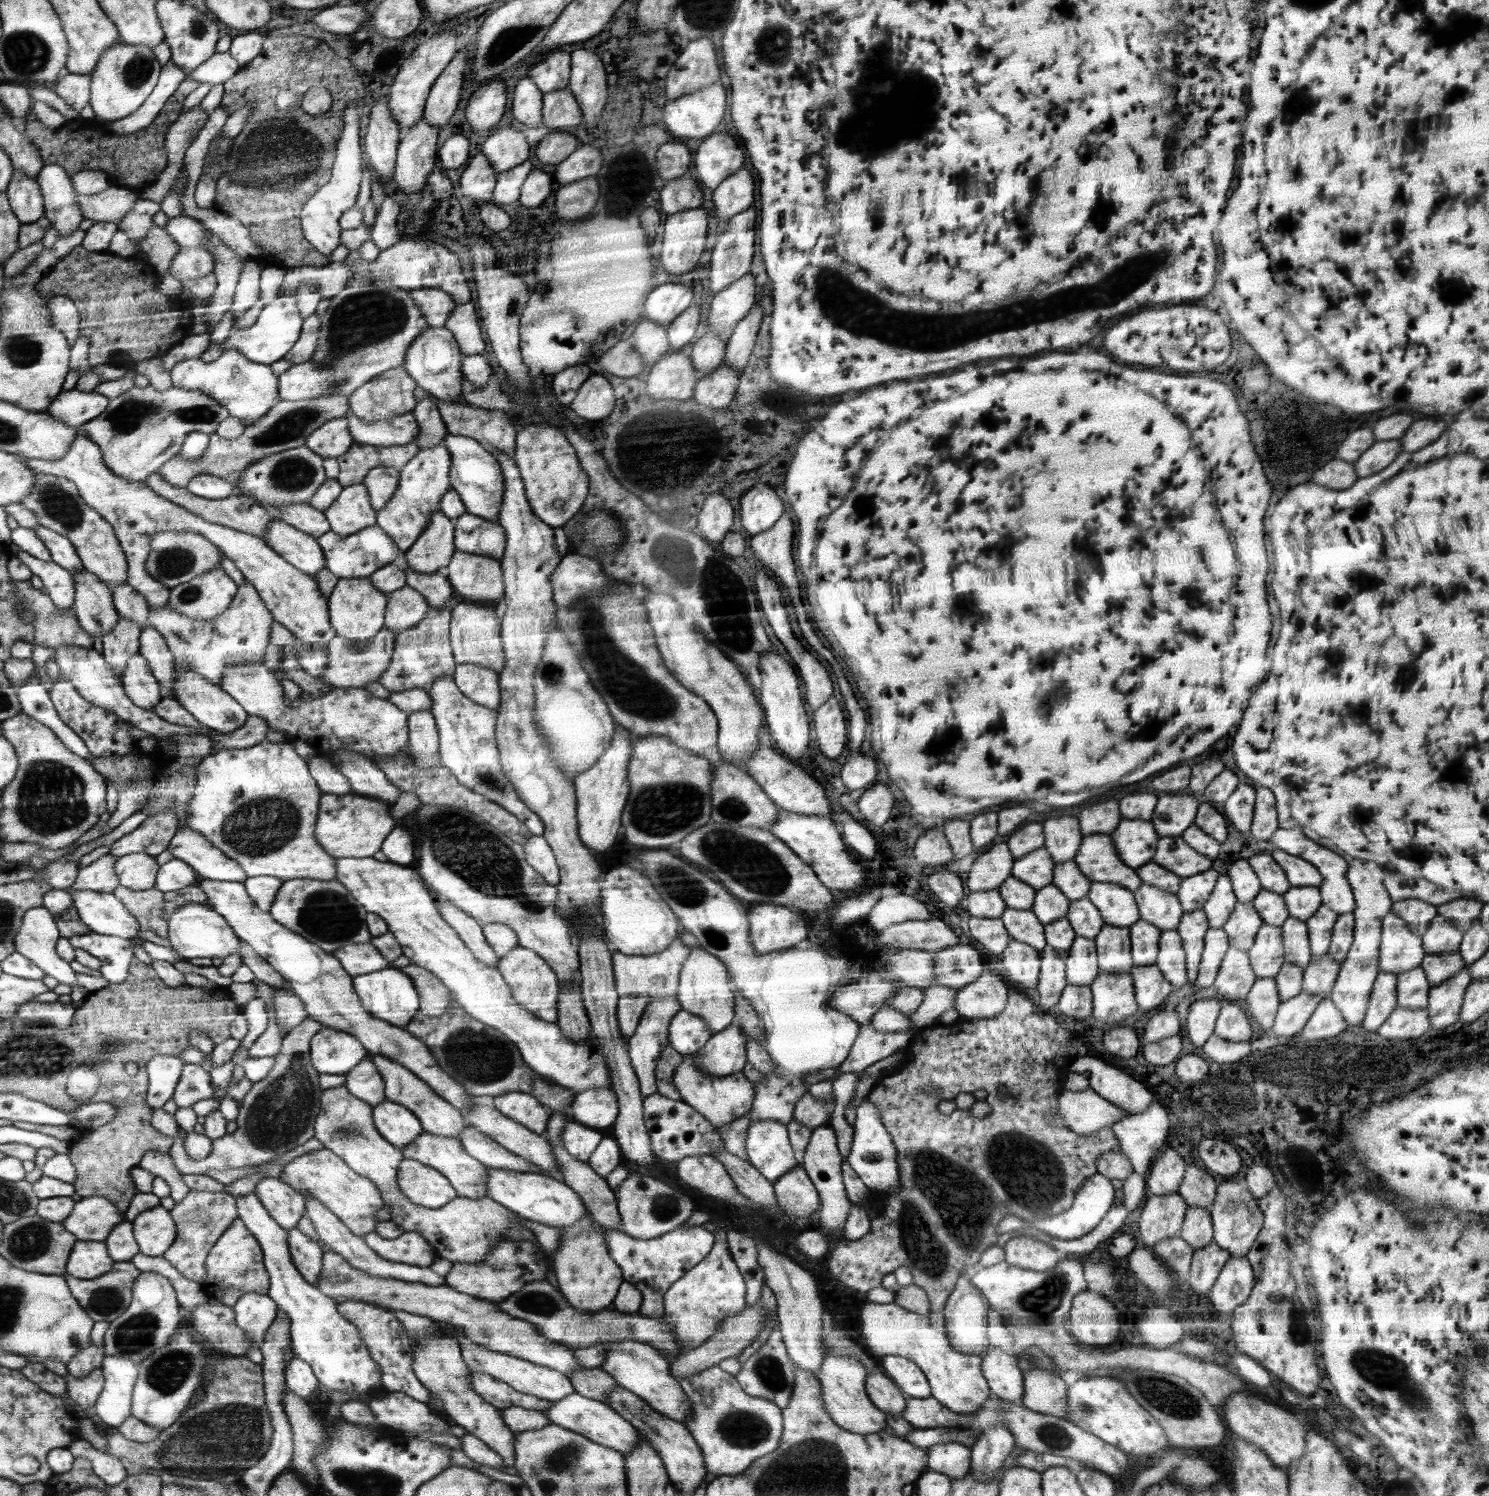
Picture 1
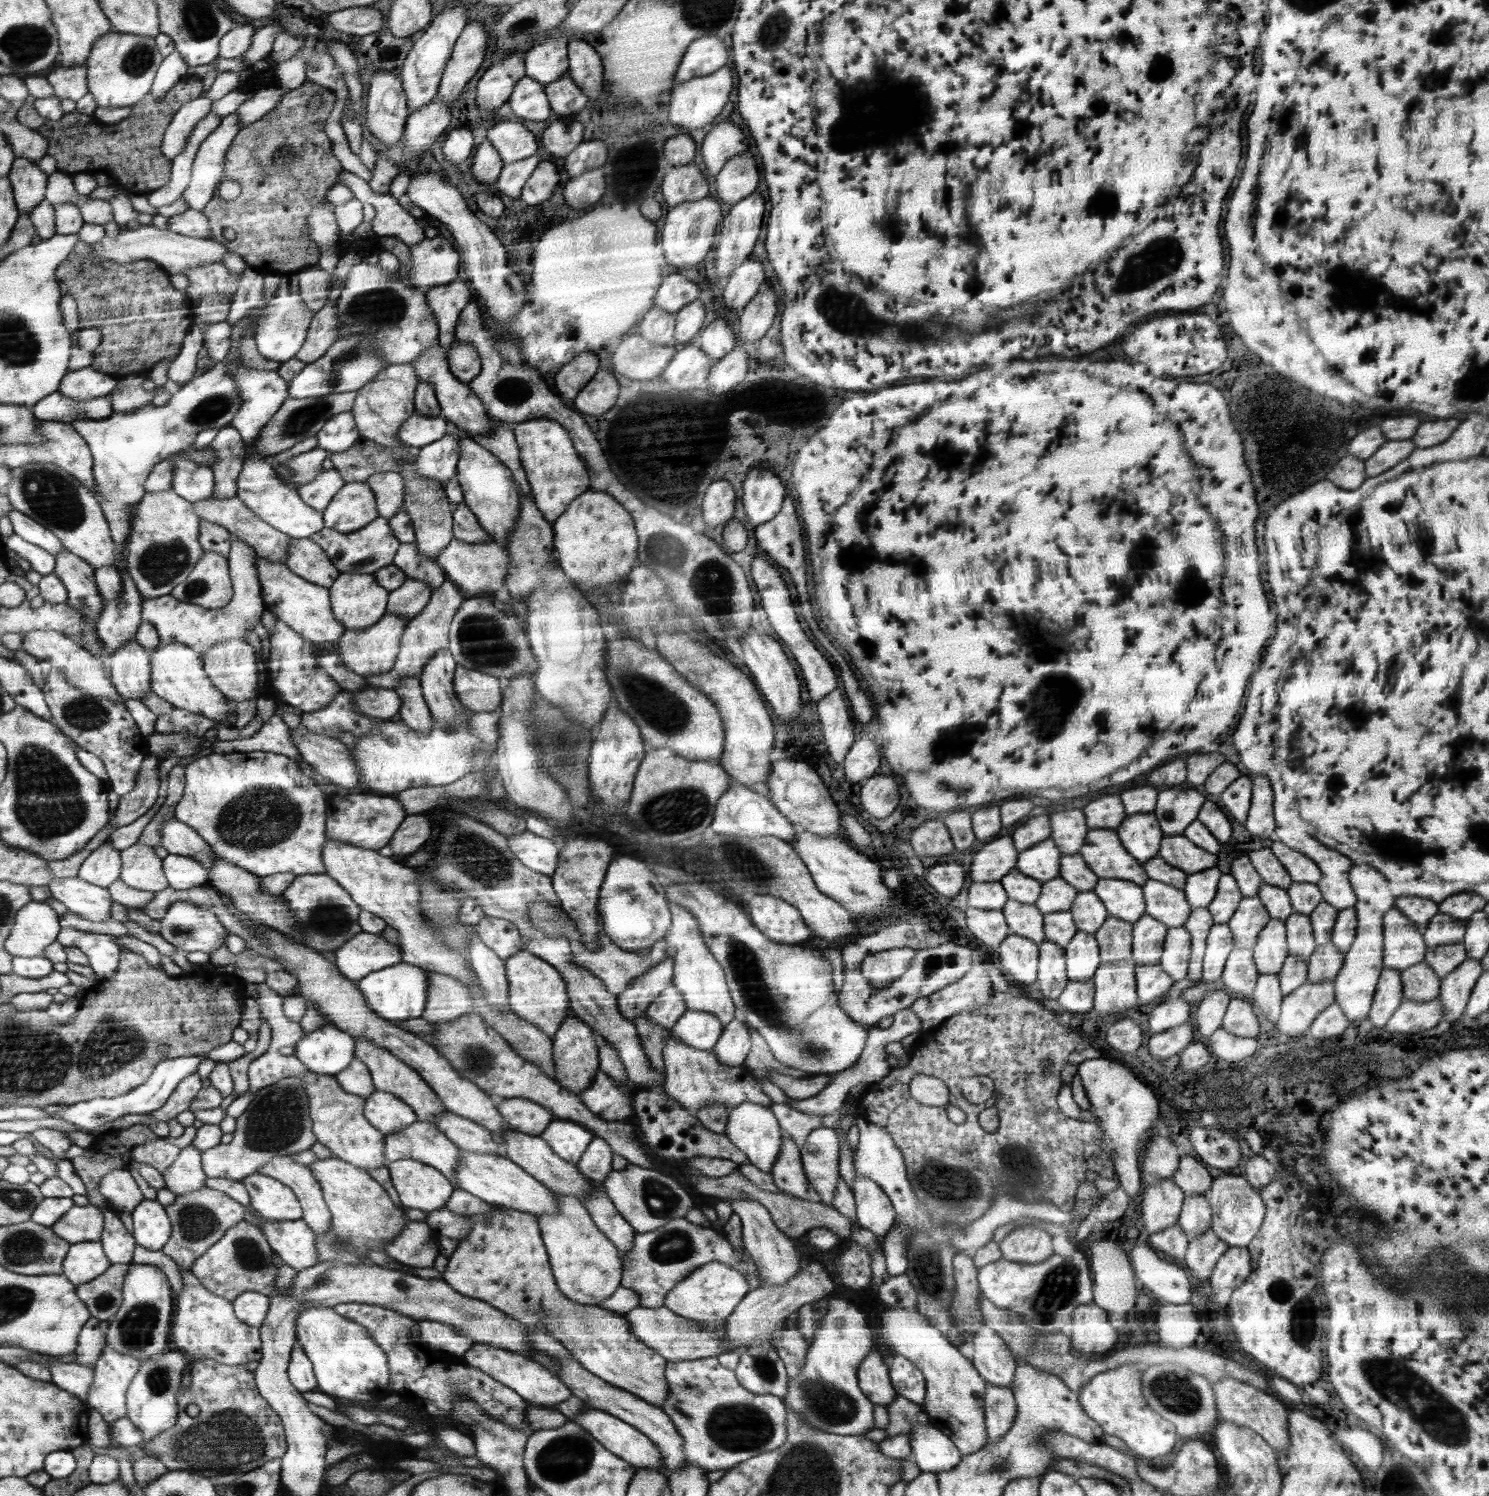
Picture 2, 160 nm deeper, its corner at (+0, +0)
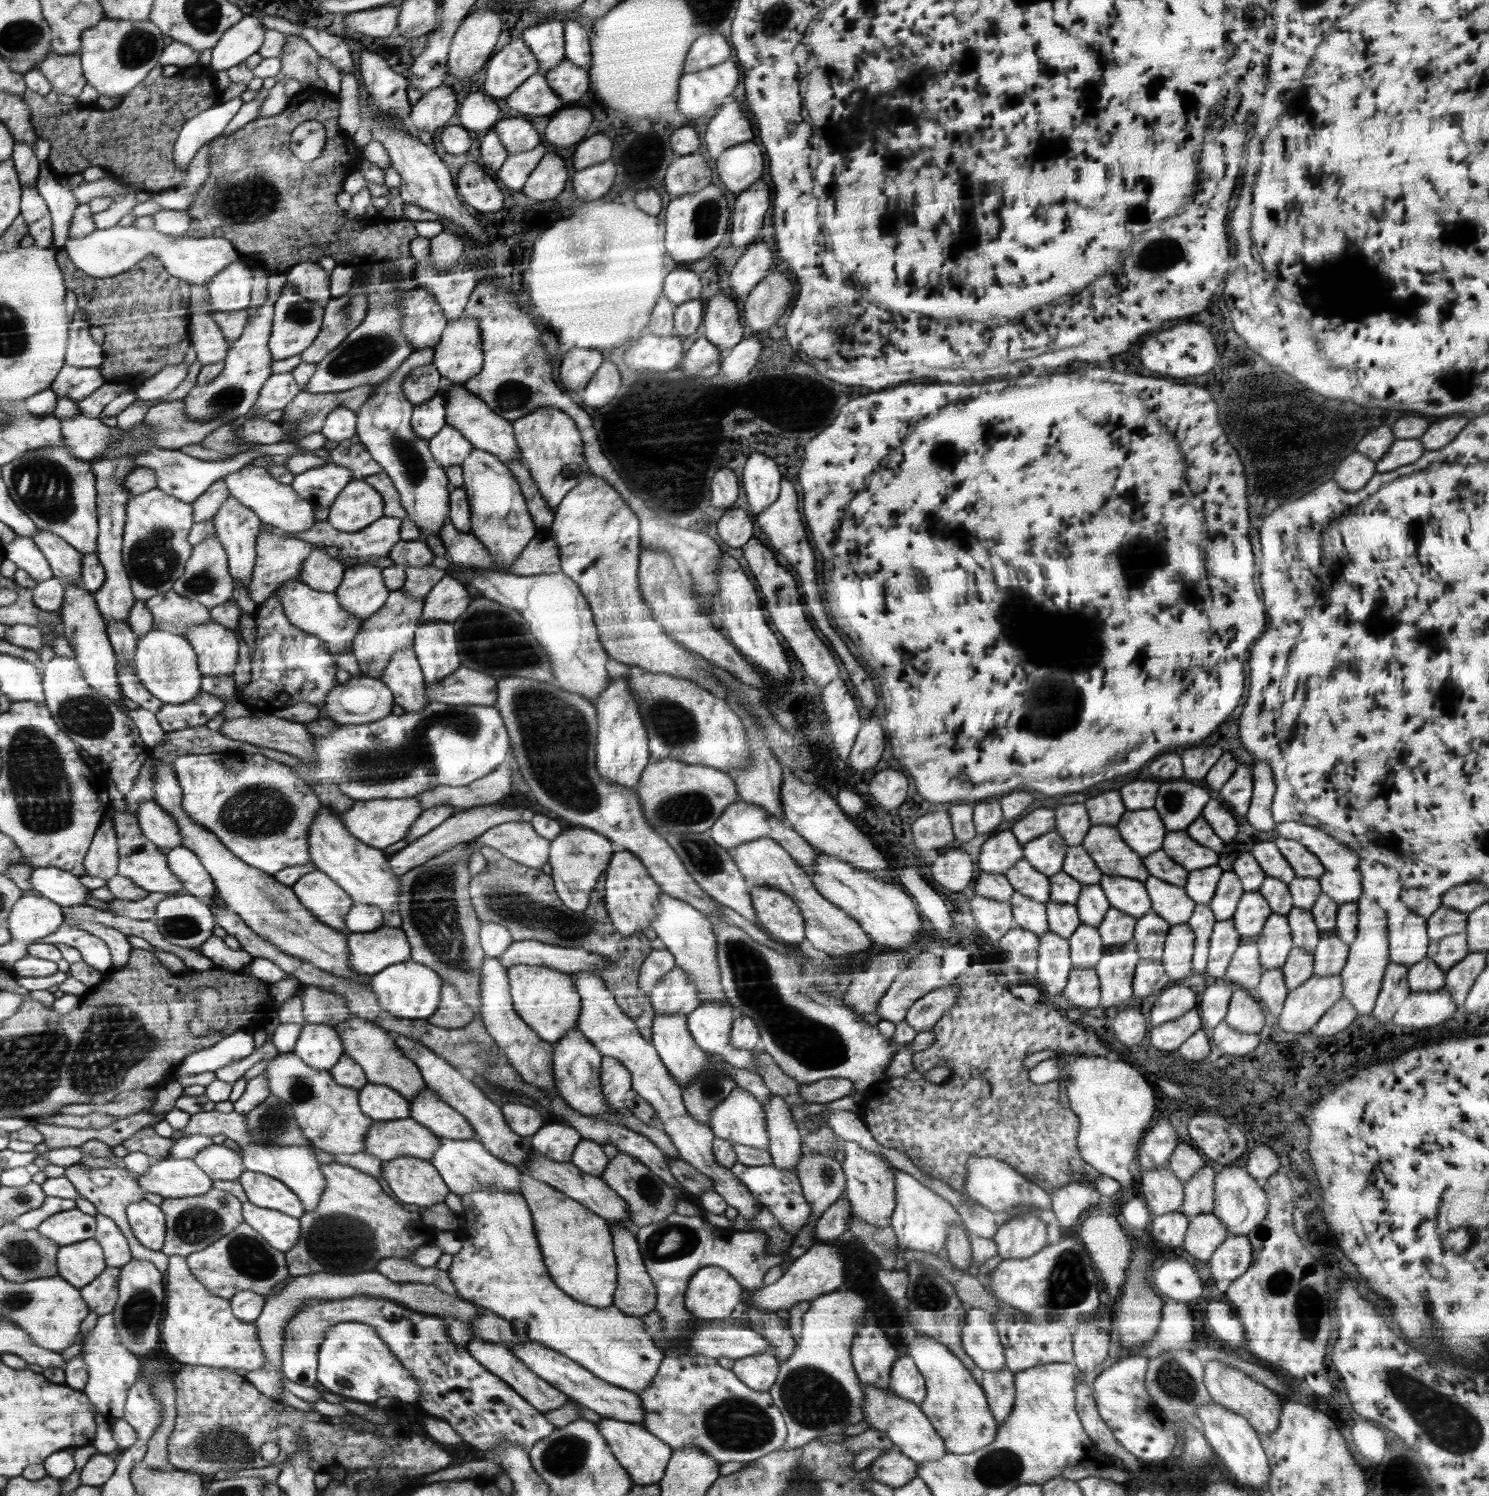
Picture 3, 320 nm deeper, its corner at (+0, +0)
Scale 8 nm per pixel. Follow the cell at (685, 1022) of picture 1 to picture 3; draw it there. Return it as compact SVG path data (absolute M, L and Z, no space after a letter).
M702 1002L687 1015L687 1027L700 1048L720 1055L725 1062L736 1068L746 1068L756 1073L757 1050L737 1049L731 1045L734 1012L735 1008L730 1003Z

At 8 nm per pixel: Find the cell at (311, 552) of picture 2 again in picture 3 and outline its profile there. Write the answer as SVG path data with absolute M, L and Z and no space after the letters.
M313 549L301 566L300 580L320 592L334 593L343 582L346 569L347 567L340 560L332 558L331 554Z

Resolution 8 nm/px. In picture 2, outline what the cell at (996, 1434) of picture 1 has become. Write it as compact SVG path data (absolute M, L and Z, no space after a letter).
M988 1384L986 1390L987 1442L998 1442L1015 1424L1018 1405L1011 1387Z

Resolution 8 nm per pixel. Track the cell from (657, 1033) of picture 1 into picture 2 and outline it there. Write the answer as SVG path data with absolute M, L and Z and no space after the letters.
M673 985L666 988L647 1008L647 1017L656 1025L671 1029L687 1011L683 994Z

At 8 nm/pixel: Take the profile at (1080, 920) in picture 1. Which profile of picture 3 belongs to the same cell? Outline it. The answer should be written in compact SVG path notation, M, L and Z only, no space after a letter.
M1099 884L1083 885L1075 907L1082 924L1097 927L1111 907Z

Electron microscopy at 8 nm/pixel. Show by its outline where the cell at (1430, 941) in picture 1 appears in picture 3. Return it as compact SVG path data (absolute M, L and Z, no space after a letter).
M1440 905L1427 919L1427 935L1430 941L1465 932L1467 913Z

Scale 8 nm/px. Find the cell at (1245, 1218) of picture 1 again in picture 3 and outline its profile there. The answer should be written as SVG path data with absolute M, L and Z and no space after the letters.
M1224 1167L1214 1178L1214 1205L1212 1214L1224 1224L1230 1235L1248 1236L1266 1218L1269 1202L1259 1183L1242 1167Z

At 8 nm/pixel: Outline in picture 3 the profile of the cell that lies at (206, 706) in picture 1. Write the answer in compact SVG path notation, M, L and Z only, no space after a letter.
M154 628L139 636L134 673L163 704L191 703L204 692L200 688L202 670L198 665L198 653L186 637L167 630Z

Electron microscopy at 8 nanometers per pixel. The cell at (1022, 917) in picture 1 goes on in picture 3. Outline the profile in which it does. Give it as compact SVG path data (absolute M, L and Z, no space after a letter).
M1014 893L1008 900L1012 907L1014 925L1037 934L1039 938L1049 931L1046 903L1029 899L1023 893Z

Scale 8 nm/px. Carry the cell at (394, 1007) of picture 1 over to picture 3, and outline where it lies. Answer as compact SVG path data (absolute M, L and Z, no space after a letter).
M411 958L372 975L369 986L377 996L377 1004L401 1019L427 1019L435 1014L442 1002L442 977L435 969Z

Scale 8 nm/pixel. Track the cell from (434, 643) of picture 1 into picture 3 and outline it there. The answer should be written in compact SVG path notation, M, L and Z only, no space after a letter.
M450 572L444 575L426 596L419 624L430 621L453 623L472 601L467 587L467 582L462 578Z

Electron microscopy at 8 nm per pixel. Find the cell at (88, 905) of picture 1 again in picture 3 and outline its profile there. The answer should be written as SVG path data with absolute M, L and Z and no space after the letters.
M63 867L36 868L31 880L34 889L63 907L86 905L91 891L82 884L81 876Z

